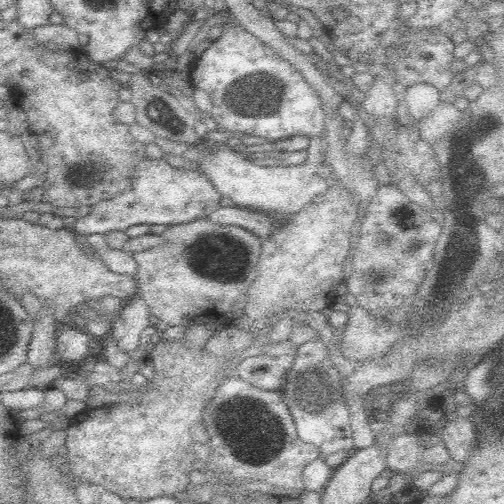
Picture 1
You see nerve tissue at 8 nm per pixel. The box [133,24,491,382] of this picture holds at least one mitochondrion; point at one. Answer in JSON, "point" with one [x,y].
{"point":[249,96]}

